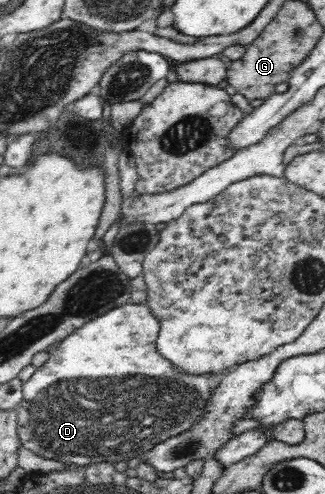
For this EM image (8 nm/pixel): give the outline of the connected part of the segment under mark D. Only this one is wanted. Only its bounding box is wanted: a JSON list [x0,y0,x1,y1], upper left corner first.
[16,303,219,465]

